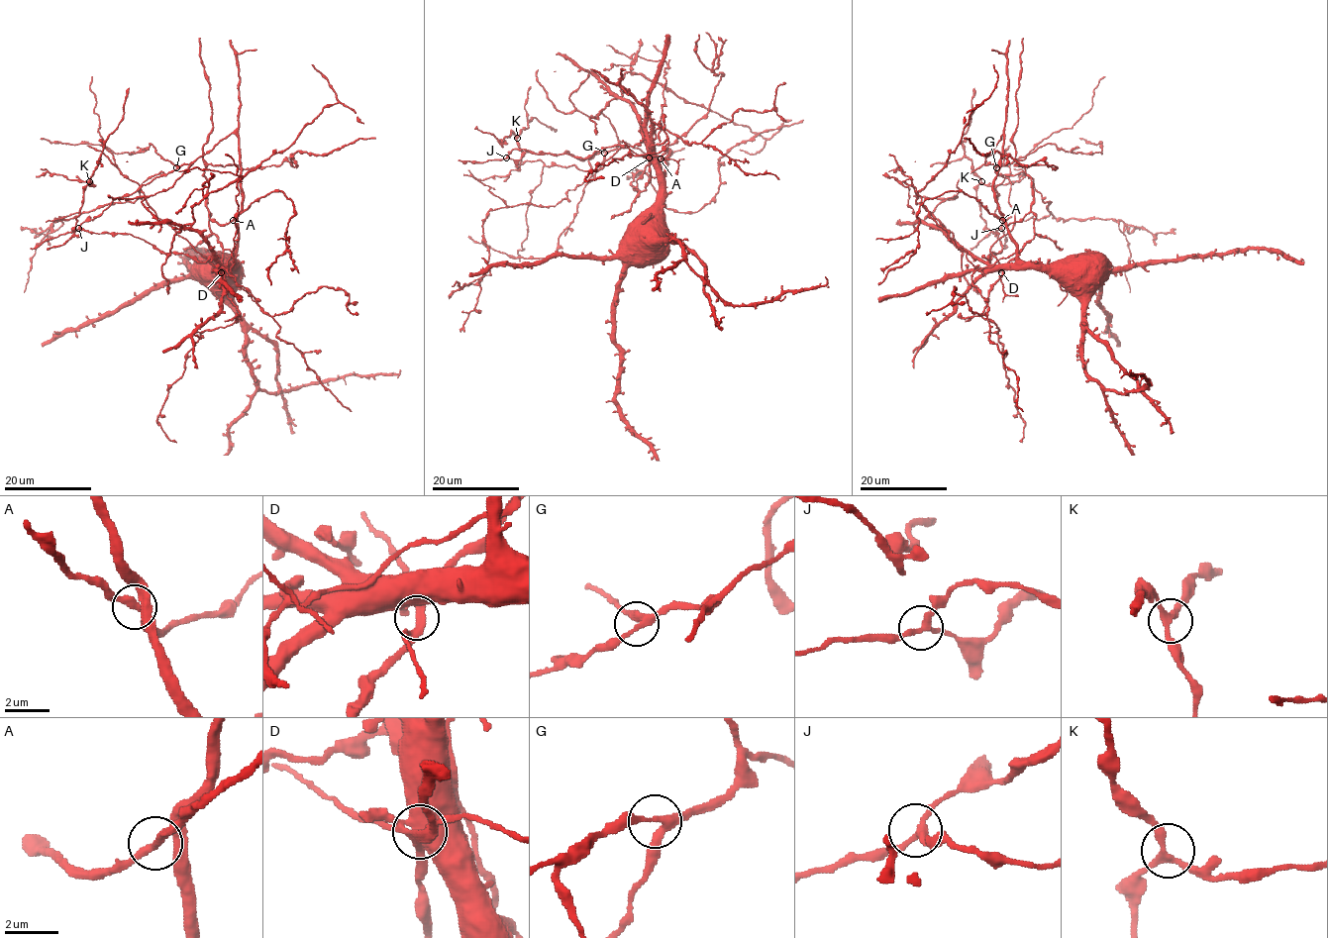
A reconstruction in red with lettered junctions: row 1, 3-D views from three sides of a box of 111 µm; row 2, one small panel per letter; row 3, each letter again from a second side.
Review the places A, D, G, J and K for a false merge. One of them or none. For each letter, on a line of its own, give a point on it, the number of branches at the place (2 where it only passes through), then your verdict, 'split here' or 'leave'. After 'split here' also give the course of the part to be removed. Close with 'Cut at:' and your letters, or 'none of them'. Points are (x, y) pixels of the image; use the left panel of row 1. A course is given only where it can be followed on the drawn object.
A: (233, 220) | 3 | leave
D: (221, 272) | 3 | split here | (222, 272), (153, 210), (140, 186), (129, 179), (103, 145), (100, 119), (93, 108), (92, 76)
G: (176, 167) | 3 | leave
J: (78, 228) | 3 | leave
K: (89, 181) | 3 | leave
Cut at: D

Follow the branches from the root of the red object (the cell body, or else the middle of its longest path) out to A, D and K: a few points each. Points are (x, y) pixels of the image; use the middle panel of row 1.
A: (654, 217), (653, 224), (658, 229), (661, 178), (665, 168), (665, 163), (661, 158)
D: (654, 217), (653, 224), (658, 229), (659, 180), (657, 168), (650, 157)
K: (654, 217), (658, 229), (657, 158), (645, 139), (574, 157), (503, 147), (511, 133), (517, 138)

